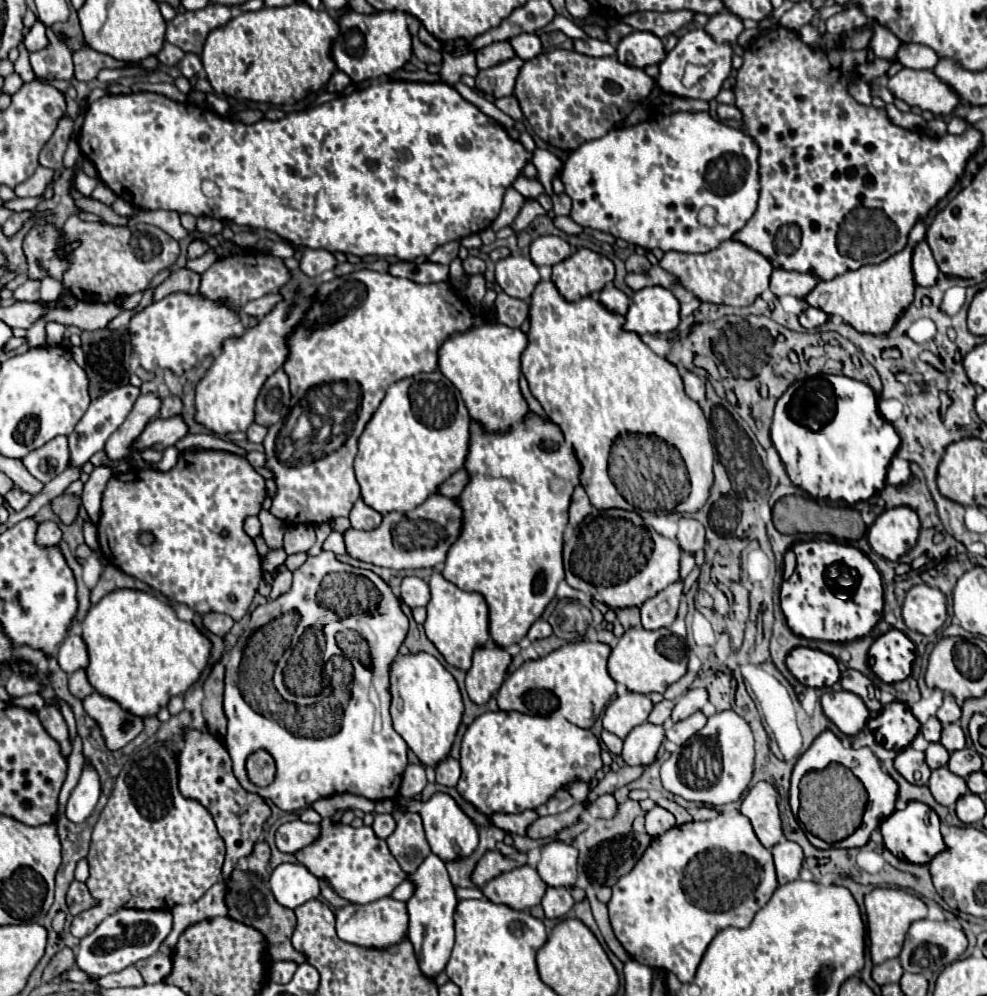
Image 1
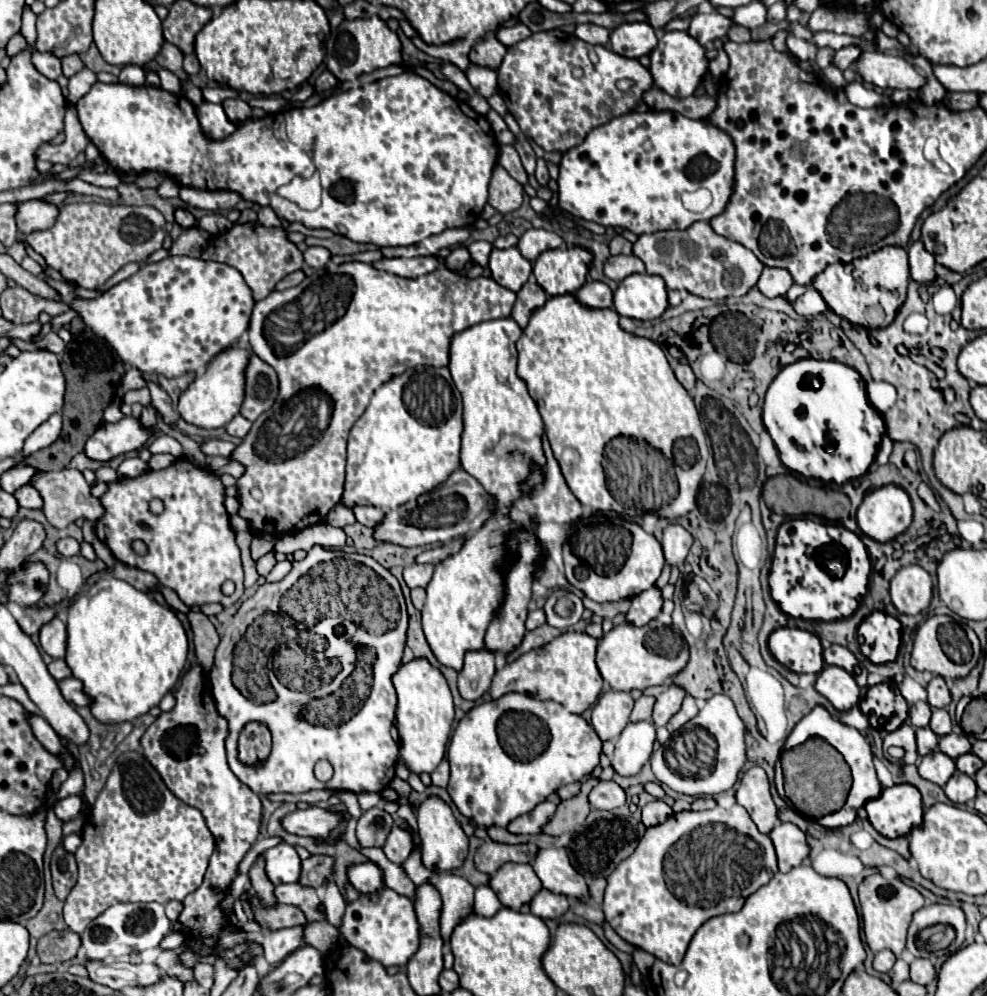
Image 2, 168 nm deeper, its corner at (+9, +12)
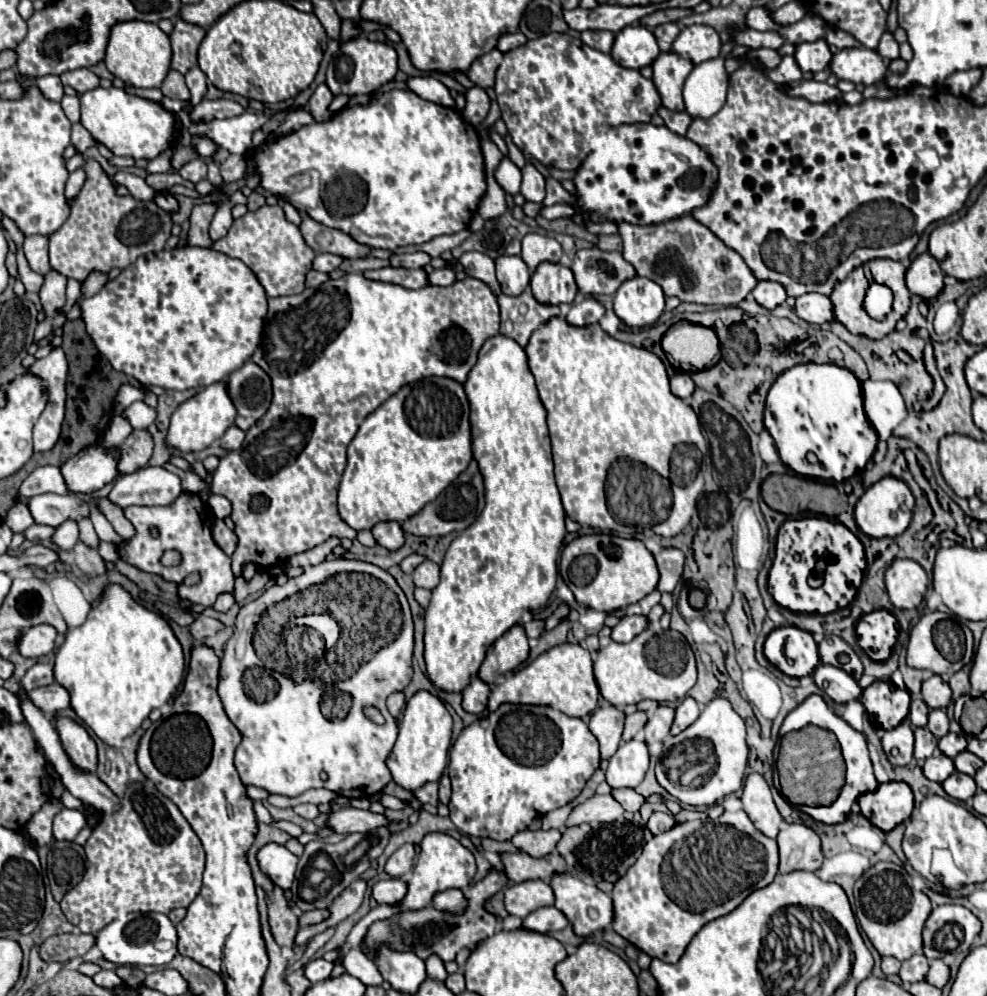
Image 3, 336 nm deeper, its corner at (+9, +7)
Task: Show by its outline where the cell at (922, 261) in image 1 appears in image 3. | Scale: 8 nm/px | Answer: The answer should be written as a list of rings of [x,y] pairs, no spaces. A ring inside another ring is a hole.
[[[930,253],[918,255],[908,273],[906,273],[906,287],[910,293],[922,299],[936,299],[944,289],[944,273],[938,267],[938,261]]]

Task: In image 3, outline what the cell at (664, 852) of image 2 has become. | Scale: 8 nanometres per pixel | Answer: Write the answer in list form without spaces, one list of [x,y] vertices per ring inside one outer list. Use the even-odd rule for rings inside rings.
[[[744,811],[722,813],[718,819],[686,821],[674,825],[674,829],[652,837],[638,861],[628,873],[616,881],[612,891],[614,901],[614,925],[612,929],[636,945],[650,957],[658,957],[666,963],[676,963],[692,937],[712,919],[718,919],[736,909],[752,891],[772,883],[778,873],[778,847],[776,841],[762,835]]]

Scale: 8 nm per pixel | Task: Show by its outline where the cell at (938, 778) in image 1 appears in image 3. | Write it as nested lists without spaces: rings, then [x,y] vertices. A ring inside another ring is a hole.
[[[936,751],[932,757],[928,757],[922,765],[924,769],[924,775],[930,779],[930,781],[938,781],[942,783],[946,777],[950,777],[954,773],[954,761],[950,757],[946,757],[944,753]]]

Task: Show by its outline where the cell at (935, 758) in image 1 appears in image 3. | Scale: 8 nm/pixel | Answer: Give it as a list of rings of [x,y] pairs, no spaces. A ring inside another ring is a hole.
[[[914,729],[914,737],[916,737],[916,743],[914,743],[914,757],[916,759],[928,759],[934,749],[938,747],[938,739],[926,729]]]

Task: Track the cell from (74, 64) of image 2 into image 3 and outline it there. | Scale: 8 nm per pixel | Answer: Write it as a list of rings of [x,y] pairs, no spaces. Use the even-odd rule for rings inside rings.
[[[74,69],[74,71],[66,71],[60,75],[60,81],[64,85],[70,85],[78,95],[92,91],[98,87],[98,77],[90,71],[90,69]]]

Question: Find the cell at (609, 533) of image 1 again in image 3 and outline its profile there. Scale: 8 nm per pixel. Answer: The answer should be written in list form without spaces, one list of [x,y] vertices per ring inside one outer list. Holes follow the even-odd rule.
[[[604,533],[576,537],[568,543],[560,557],[560,575],[584,607],[612,613],[638,603],[656,589],[658,567],[652,553],[636,539],[620,539]]]

